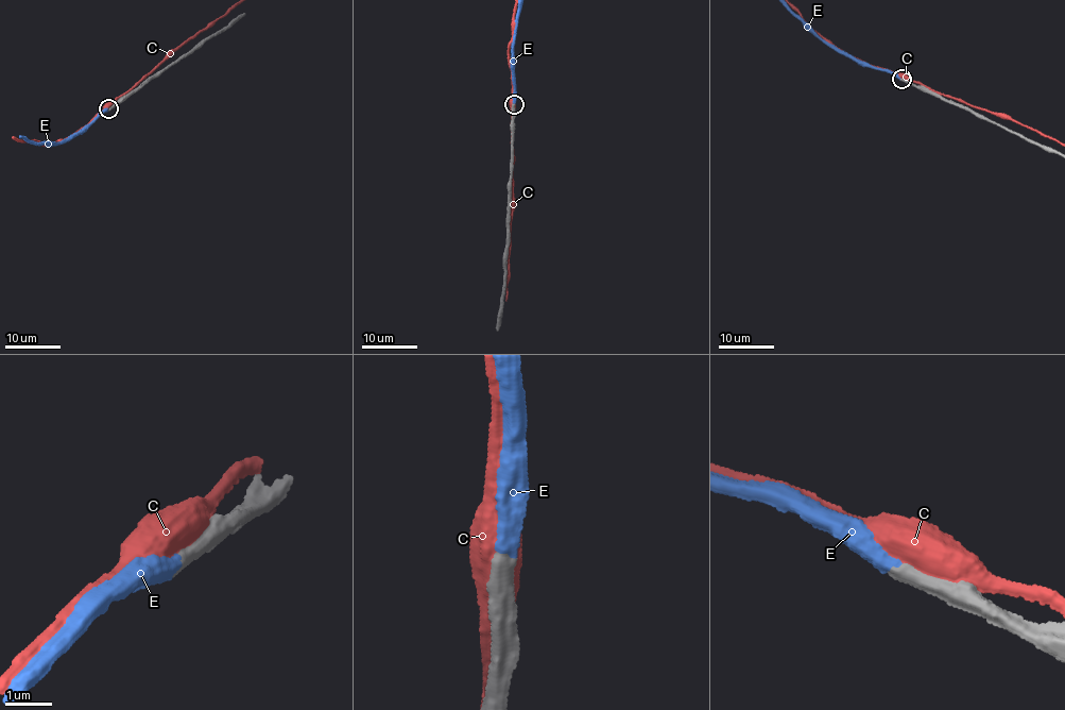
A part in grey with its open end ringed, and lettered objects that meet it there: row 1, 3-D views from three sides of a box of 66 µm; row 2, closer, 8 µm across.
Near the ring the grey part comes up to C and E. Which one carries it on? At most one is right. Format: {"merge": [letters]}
{"merge": ["E"]}

